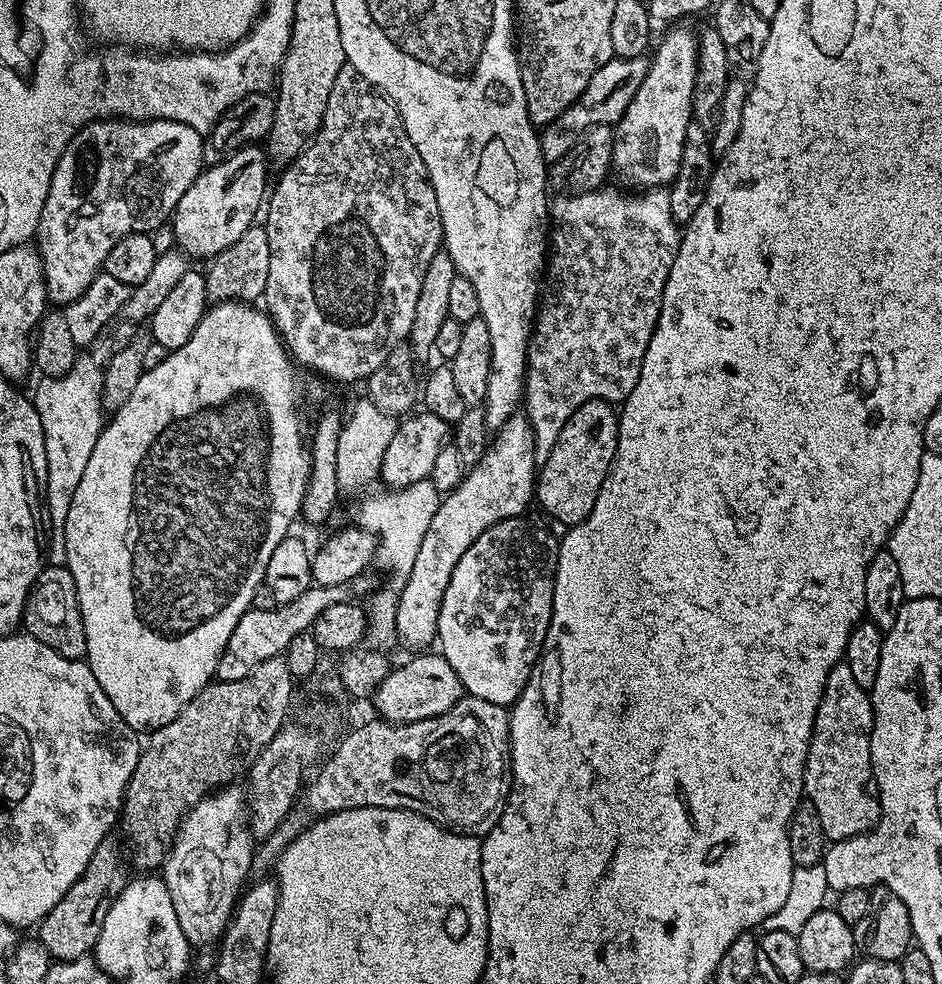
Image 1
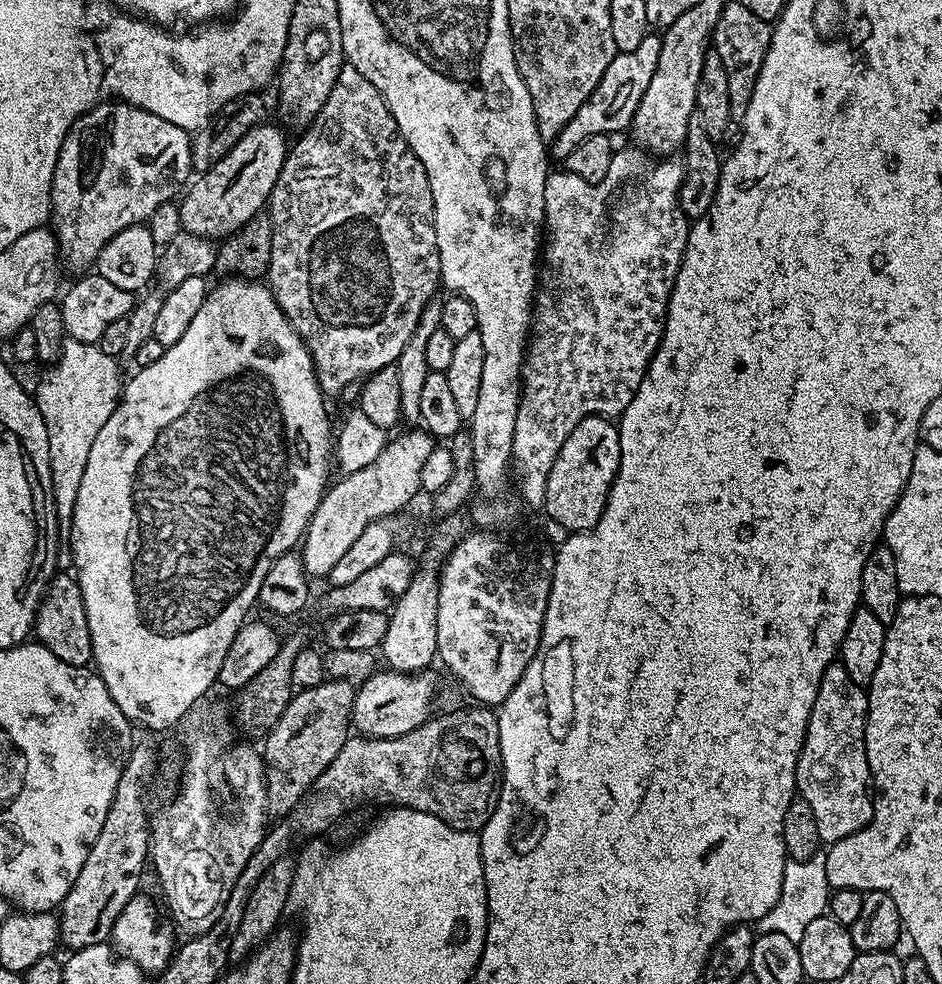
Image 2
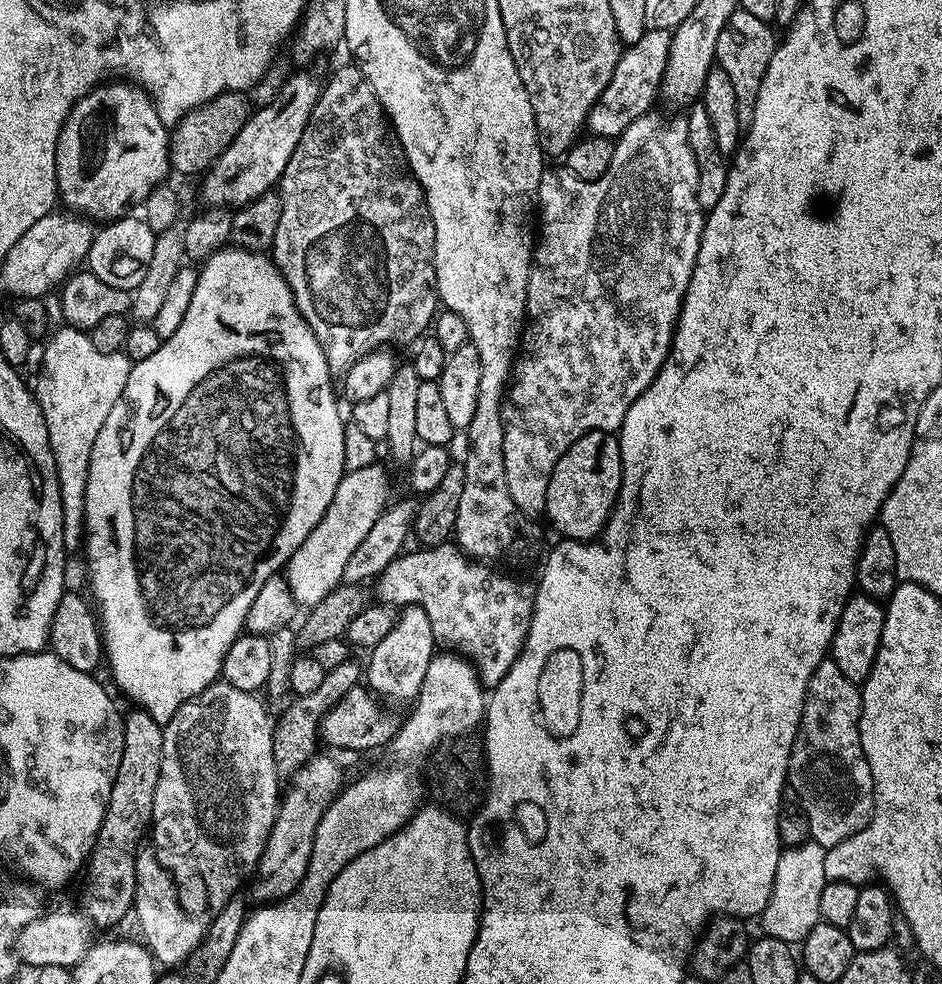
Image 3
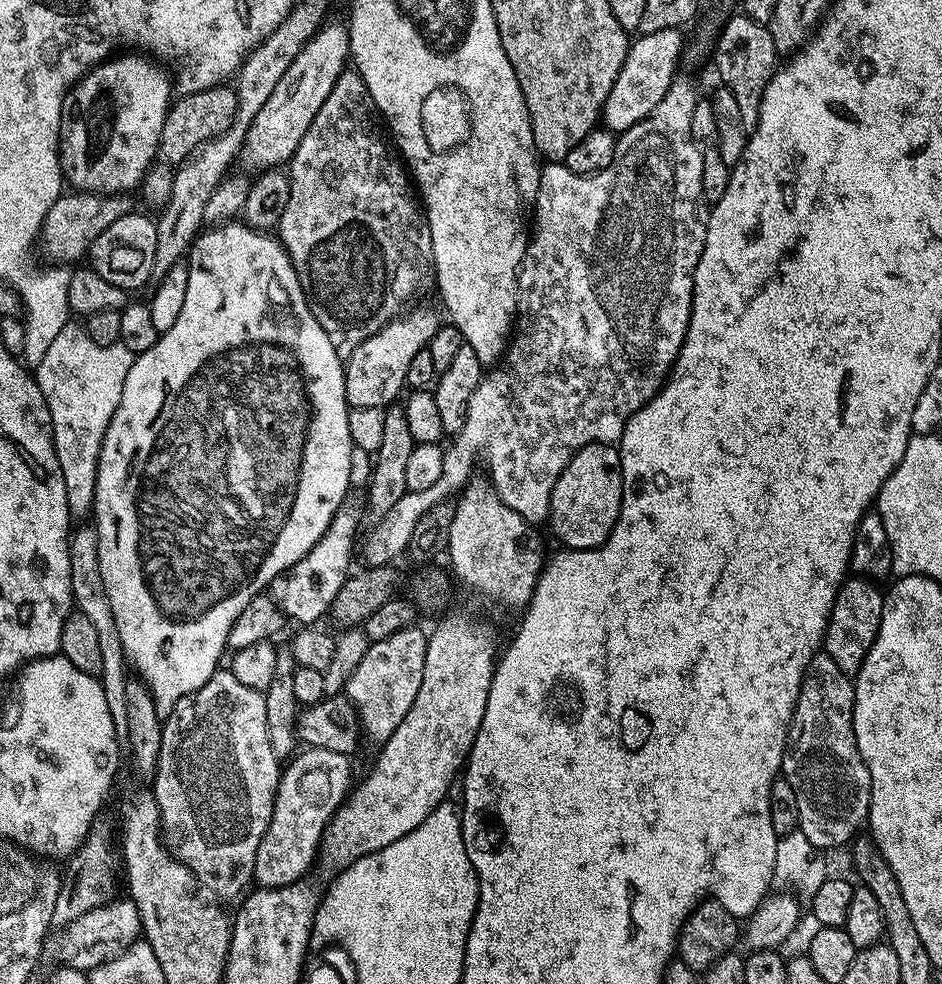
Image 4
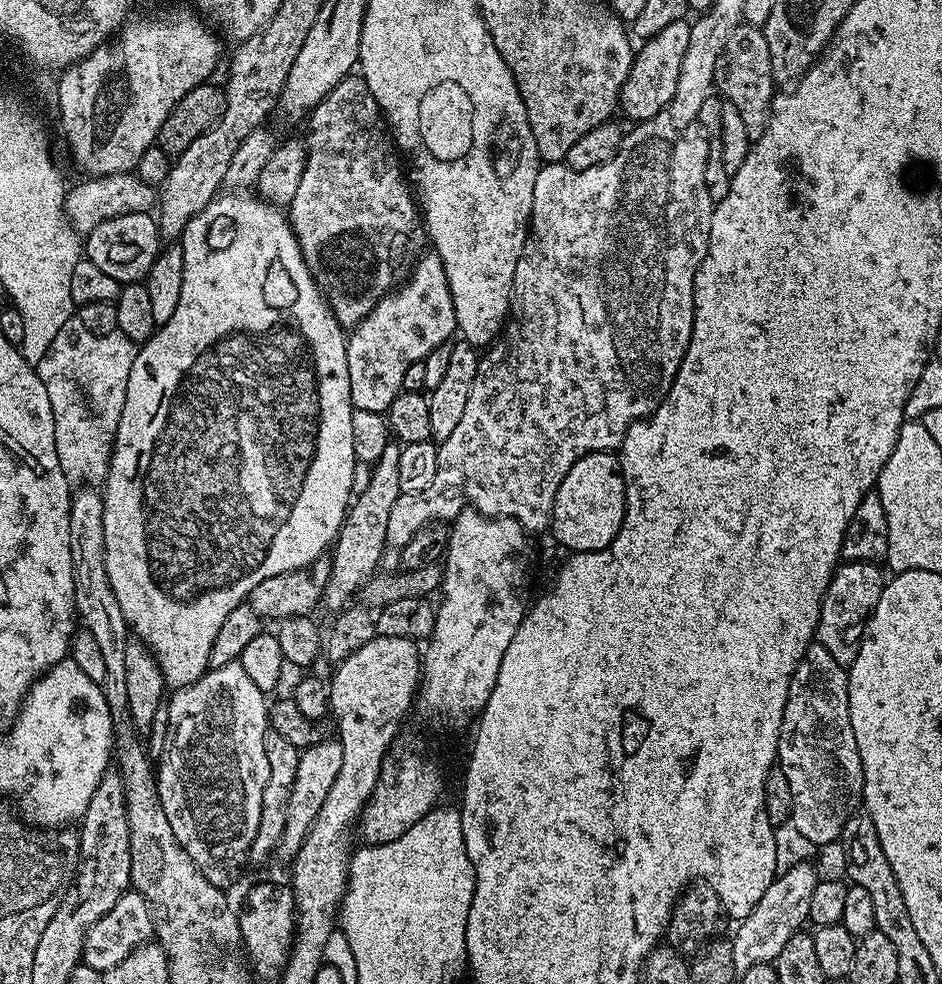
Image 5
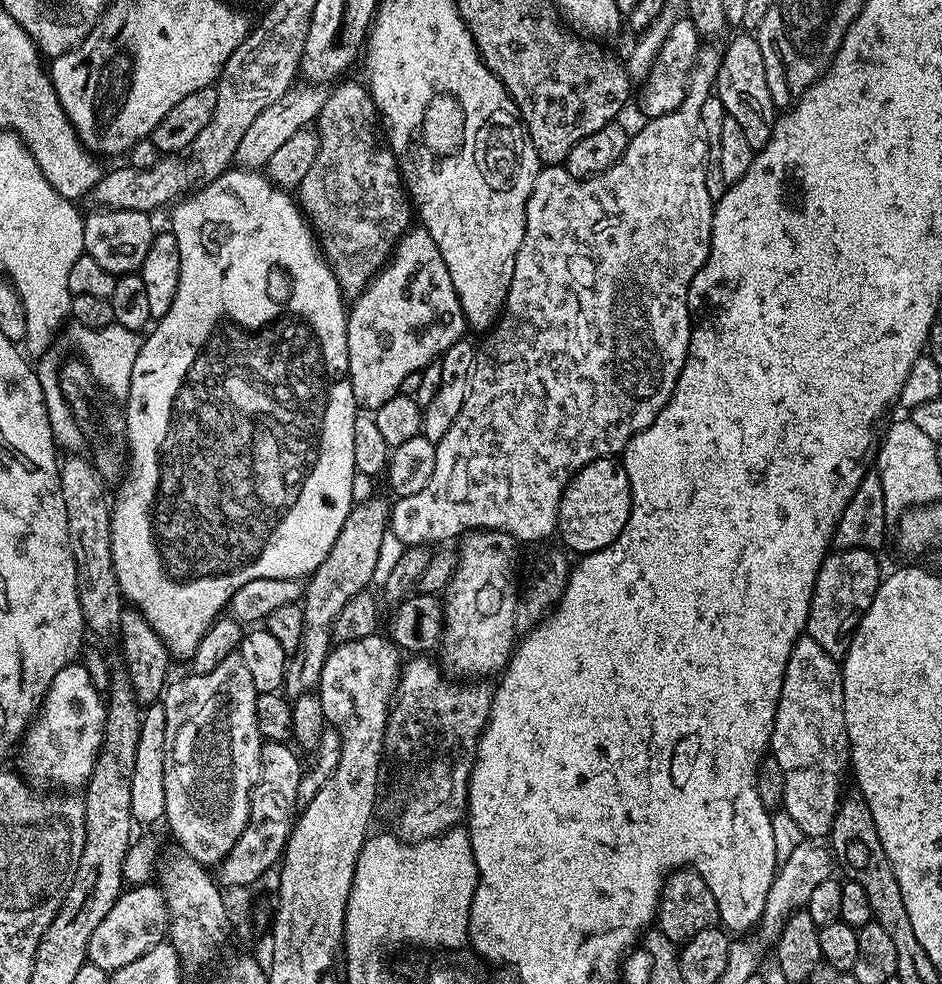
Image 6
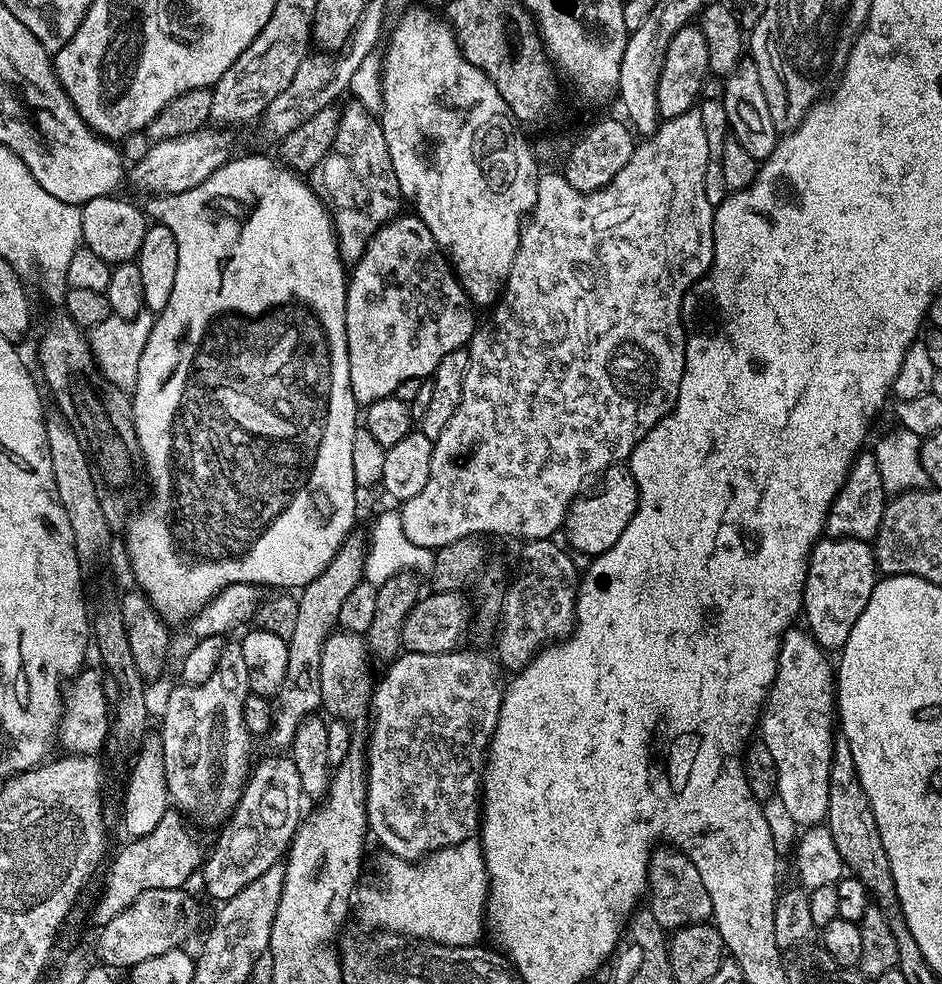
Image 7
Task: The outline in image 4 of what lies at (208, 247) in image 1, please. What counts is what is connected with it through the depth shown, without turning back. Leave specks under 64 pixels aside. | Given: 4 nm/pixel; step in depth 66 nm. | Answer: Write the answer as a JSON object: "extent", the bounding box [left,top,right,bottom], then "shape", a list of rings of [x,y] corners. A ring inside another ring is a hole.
{"extent":[242,23,349,170],"shape":[[[347,23],[321,24],[310,42],[302,46],[298,58],[290,62],[286,74],[278,78],[278,86],[274,86],[270,98],[266,98],[262,110],[254,114],[254,122],[250,122],[244,139],[242,160],[255,170],[287,165],[294,150],[298,150],[298,142],[302,142],[306,130],[310,130],[310,122],[314,122],[318,110],[322,110],[322,102],[326,102],[330,90],[334,90],[334,82],[338,82],[340,75],[346,71],[349,56]]]}

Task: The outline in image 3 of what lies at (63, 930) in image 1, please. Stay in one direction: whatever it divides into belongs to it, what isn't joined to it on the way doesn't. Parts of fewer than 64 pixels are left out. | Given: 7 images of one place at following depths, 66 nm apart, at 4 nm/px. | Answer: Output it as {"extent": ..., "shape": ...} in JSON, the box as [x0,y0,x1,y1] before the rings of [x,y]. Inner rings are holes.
{"extent":[82,707,164,929],"shape":[[[133,707],[132,712],[125,711],[124,745],[122,746],[122,762],[118,762],[116,777],[110,790],[108,805],[104,811],[104,821],[96,835],[96,844],[92,855],[86,861],[88,881],[84,884],[84,906],[82,913],[92,923],[93,929],[110,928],[118,923],[124,915],[131,913],[136,899],[136,854],[141,851],[140,839],[145,839],[146,829],[152,823],[152,803],[154,790],[158,786],[158,774],[162,770],[162,738],[164,729],[146,710]]]}

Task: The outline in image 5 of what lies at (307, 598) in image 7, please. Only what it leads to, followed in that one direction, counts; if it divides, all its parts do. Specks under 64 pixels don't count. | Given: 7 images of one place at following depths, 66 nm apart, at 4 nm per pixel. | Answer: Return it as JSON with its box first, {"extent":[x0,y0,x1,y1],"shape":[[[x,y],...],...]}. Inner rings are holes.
{"extent":[322,443,401,614],"shape":[[[388,443],[386,450],[382,450],[382,458],[371,465],[369,472],[372,473],[369,474],[364,489],[361,492],[359,489],[358,495],[349,503],[340,532],[330,549],[330,578],[326,582],[322,601],[323,607],[328,607],[332,614],[339,613],[381,567],[388,544],[386,526],[390,519],[390,509],[394,507],[394,502],[398,502],[401,494],[398,482],[401,449],[399,443]]]}

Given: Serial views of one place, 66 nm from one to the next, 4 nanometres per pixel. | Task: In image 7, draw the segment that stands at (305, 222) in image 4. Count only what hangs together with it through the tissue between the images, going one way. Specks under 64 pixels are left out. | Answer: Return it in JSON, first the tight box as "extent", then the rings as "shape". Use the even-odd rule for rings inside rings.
{"extent":[310,102,402,262],"shape":[[[348,102],[340,108],[338,132],[320,165],[312,169],[310,183],[332,216],[336,245],[345,262],[360,260],[373,234],[401,215],[402,197],[398,178],[394,178],[394,162],[390,162],[386,134],[379,119],[358,103]]]}

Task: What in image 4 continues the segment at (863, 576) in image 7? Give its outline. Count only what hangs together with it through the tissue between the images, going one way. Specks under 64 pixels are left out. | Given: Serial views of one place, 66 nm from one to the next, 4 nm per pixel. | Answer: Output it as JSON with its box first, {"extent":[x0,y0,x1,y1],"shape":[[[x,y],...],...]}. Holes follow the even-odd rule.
{"extent":[823,578,885,677],"shape":[[[848,578],[838,590],[834,598],[832,613],[824,631],[823,655],[828,656],[842,674],[855,677],[862,666],[874,638],[878,634],[878,626],[882,622],[885,593],[875,588],[868,578]]]}

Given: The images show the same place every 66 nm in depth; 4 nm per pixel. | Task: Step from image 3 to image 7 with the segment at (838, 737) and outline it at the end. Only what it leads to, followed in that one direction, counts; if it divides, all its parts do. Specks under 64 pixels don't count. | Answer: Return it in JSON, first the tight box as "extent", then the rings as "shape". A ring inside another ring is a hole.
{"extent":[758,626,838,826],"shape":[[[793,626],[780,638],[780,653],[776,663],[776,677],[768,692],[768,701],[762,706],[758,736],[770,750],[777,766],[775,795],[780,796],[798,826],[819,824],[827,817],[830,802],[830,766],[832,745],[838,736],[836,711],[836,682],[834,664],[828,661],[829,653],[821,648],[812,633],[800,626]]]}

